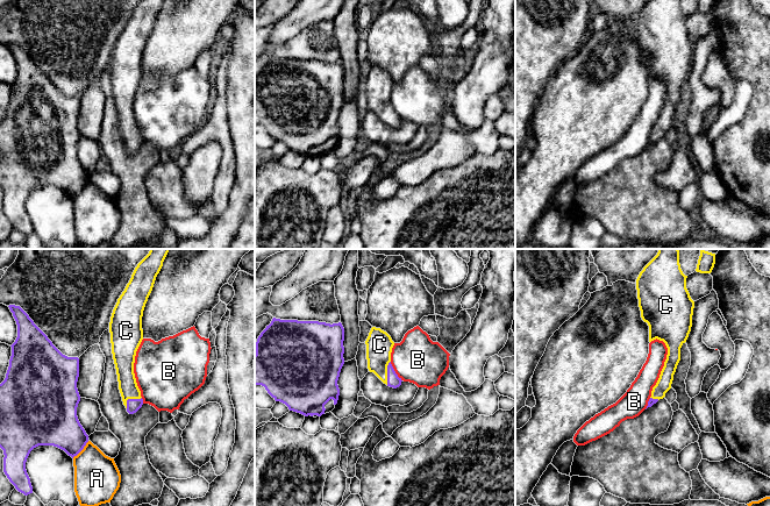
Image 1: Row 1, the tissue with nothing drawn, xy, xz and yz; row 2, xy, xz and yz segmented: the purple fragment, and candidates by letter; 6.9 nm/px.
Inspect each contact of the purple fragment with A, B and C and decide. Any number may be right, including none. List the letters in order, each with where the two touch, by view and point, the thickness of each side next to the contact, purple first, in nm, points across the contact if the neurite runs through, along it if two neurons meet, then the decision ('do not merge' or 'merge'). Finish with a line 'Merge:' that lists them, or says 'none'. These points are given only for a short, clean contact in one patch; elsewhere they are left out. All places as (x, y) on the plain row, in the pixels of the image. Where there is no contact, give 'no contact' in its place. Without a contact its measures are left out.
A: meets purple in xy at (80, 190); 300 nm thick on the purple side, 320 nm on the other; do not merge
B: meets purple in xz at (394, 111); 90 nm thick on the purple side, 320 nm on the other; do not merge
C: meets purple in xz at (387, 112); 90 nm thick on the purple side, 180 nm on the other; merge
Merge: C

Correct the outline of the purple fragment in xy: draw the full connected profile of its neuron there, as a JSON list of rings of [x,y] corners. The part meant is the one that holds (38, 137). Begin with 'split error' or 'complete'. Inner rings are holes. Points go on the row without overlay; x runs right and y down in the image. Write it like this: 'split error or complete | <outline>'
complete | [[[9,44],[8,47],[17,64],[17,77],[10,85],[9,106],[5,120],[0,123],[0,187],[5,194],[5,214],[19,231],[28,235],[33,233],[30,218],[26,209],[30,191],[38,185],[54,185],[73,198],[88,181],[88,174],[77,156],[80,141],[77,128],[79,98],[63,94],[20,45]]]

